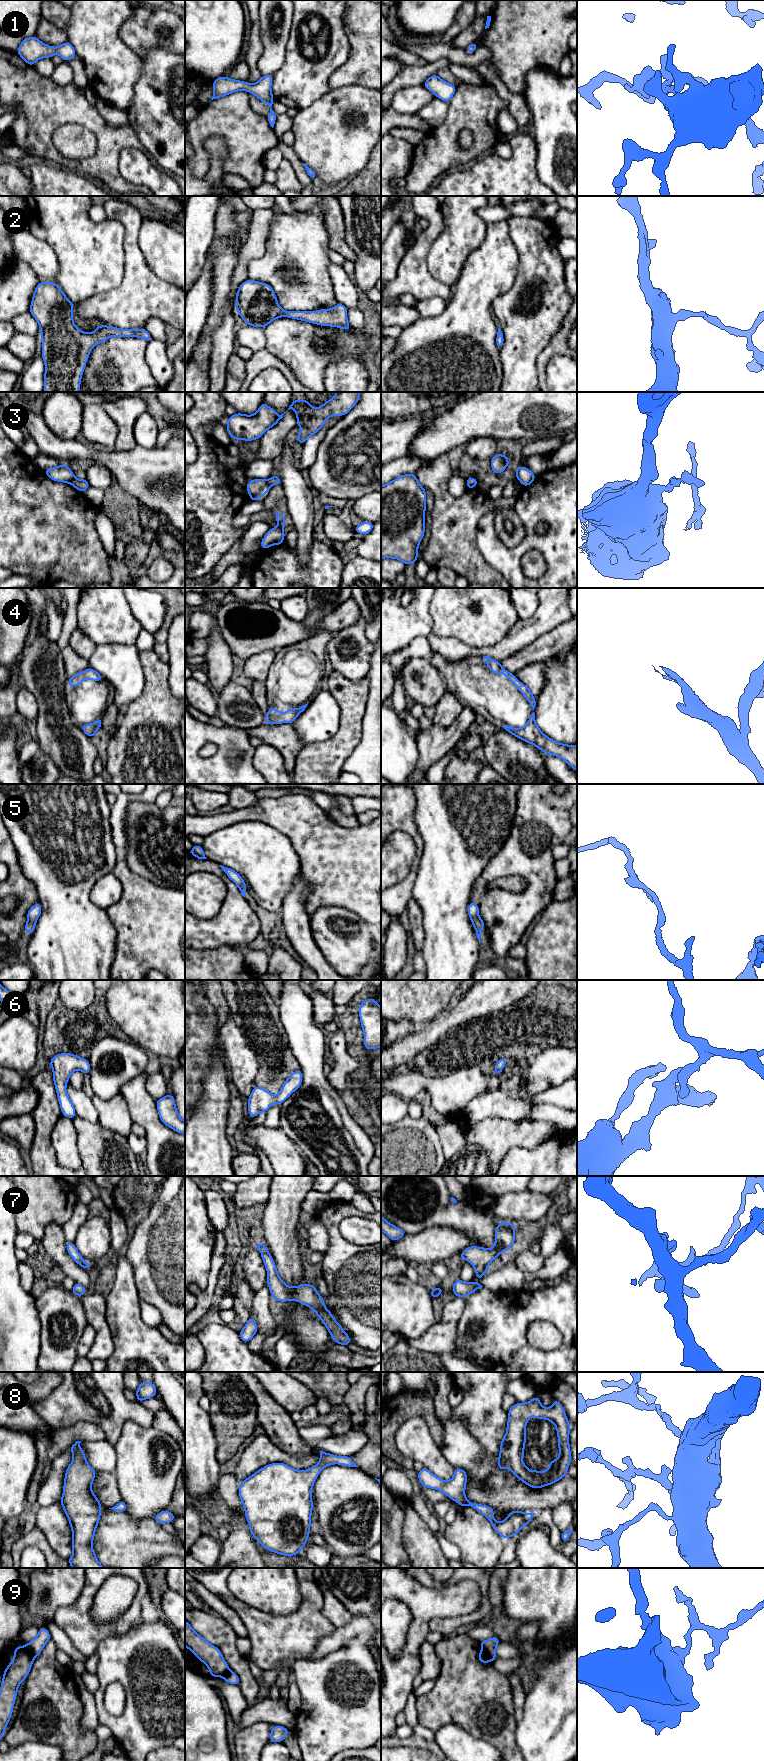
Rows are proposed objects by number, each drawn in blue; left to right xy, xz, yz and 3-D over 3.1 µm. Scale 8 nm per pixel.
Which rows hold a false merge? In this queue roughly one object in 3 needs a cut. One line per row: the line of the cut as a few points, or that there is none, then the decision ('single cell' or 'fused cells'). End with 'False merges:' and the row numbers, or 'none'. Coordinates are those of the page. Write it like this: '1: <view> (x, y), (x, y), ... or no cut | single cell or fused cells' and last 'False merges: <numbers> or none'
1: no cut | single cell
2: no cut | single cell
3: xy (74, 477), (69, 483) | fused cells
4: no cut | single cell
5: no cut | single cell
6: no cut | single cell
7: no cut | single cell
8: no cut | single cell
9: xy (25, 1646), (34, 1657) | fused cells
False merges: 3, 9

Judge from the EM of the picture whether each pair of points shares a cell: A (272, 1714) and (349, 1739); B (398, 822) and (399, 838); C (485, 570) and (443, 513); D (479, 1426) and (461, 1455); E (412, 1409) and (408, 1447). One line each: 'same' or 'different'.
A: different
B: different
C: same
D: different
E: different

